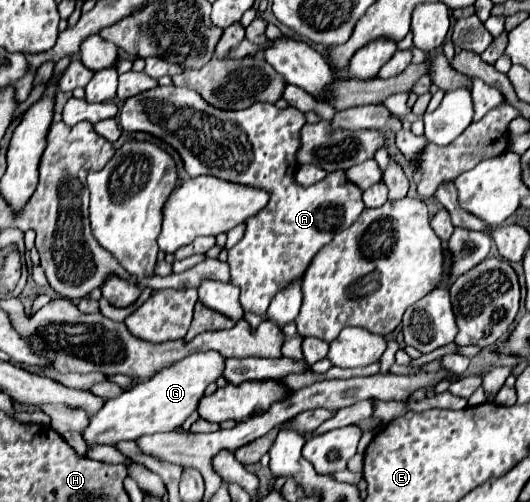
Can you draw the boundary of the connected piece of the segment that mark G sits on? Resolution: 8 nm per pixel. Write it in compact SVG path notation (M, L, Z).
M196 352L154 378L138 382L130 390L124 390L122 396L106 400L102 410L96 416L90 416L90 424L82 434L84 440L88 444L116 444L118 440L136 440L144 434L172 432L198 408L206 386L222 376L224 364L226 358L218 352Z

